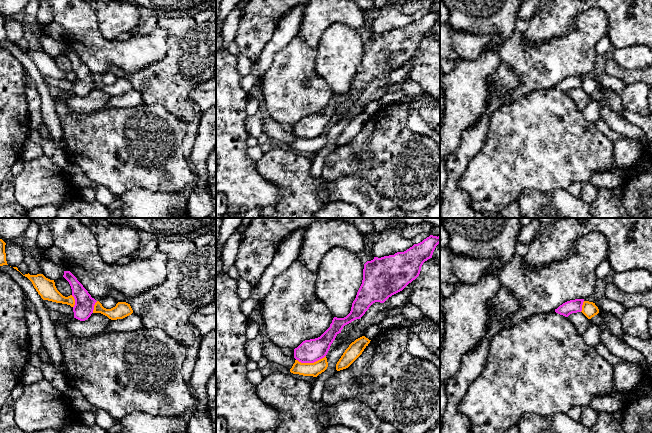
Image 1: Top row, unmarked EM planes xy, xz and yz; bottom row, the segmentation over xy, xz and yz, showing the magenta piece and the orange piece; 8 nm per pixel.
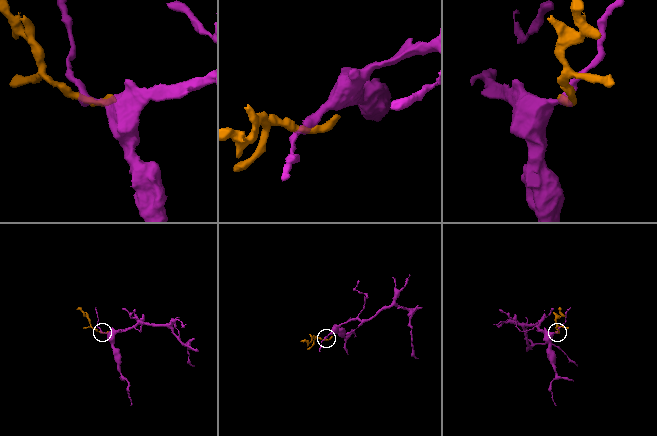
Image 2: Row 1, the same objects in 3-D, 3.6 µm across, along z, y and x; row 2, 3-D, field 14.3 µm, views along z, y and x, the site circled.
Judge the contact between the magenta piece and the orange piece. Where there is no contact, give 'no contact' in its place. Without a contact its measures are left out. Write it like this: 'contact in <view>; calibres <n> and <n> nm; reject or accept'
contact in xz; calibres 190 and 110 nm; reject

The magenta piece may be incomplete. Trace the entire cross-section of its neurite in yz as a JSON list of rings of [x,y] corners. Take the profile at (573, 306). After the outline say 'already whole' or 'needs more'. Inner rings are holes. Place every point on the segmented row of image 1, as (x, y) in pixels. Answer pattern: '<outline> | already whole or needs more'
[[[575,299],[567,301],[560,305],[557,309],[555,309],[555,312],[565,317],[568,317],[572,313],[581,312],[583,302],[584,299]]] | already whole

